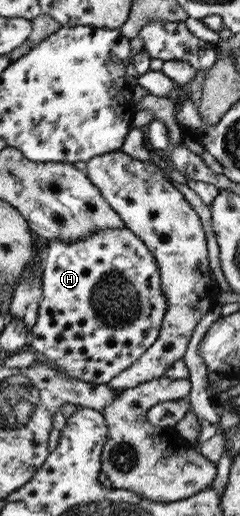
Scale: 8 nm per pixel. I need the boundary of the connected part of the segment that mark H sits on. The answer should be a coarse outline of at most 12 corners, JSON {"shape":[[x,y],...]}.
{"shape":[[129,230],[51,240],[31,348],[107,384],[157,338],[155,259]]}

